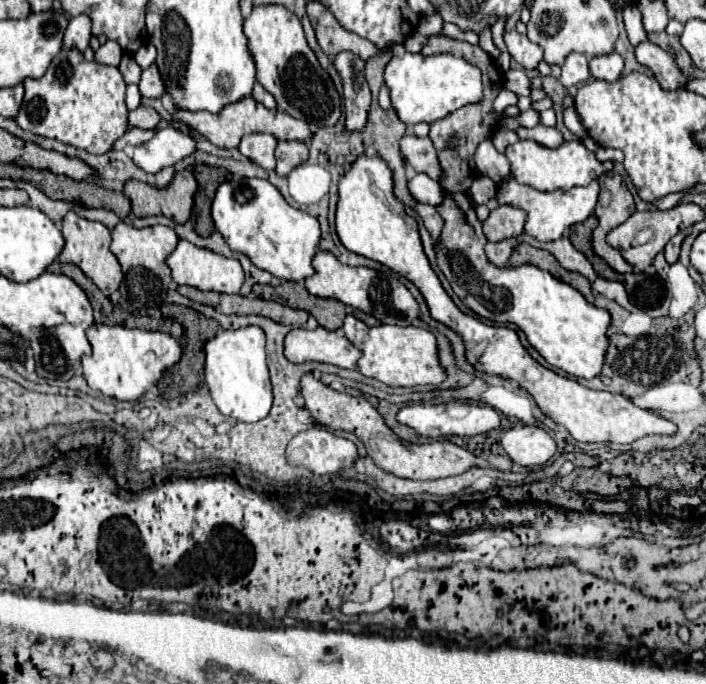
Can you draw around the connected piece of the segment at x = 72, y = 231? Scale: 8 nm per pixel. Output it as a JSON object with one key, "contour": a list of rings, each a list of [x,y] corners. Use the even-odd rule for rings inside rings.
{"contour":[[[67,212],[65,218],[63,218],[63,236],[65,236],[65,246],[63,246],[61,254],[59,254],[59,262],[77,264],[85,272],[85,276],[89,276],[99,286],[99,290],[105,296],[111,296],[119,288],[123,272],[121,272],[119,260],[109,250],[109,246],[111,246],[109,228],[105,224],[101,224],[101,222],[91,222],[87,218],[81,218],[75,212]]]}

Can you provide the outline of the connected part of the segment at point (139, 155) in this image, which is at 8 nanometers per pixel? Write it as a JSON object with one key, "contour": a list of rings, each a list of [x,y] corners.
{"contour":[[[163,128],[153,140],[131,150],[133,162],[145,172],[159,172],[195,152],[195,140],[175,128]]]}

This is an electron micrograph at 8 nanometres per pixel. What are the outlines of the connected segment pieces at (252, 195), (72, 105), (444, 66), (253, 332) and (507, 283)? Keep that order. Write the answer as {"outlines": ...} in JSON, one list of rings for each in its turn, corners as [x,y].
{"outlines":[[[[235,176],[219,184],[211,204],[211,216],[215,228],[233,252],[247,254],[255,266],[271,272],[273,276],[299,282],[315,272],[311,258],[315,256],[321,238],[319,222],[315,216],[289,206],[271,182],[263,178]]],[[[63,48],[41,78],[27,78],[25,100],[17,114],[17,124],[23,130],[45,138],[55,138],[91,154],[105,154],[127,132],[125,82],[115,66],[87,62],[77,48]]],[[[397,52],[385,66],[385,86],[389,88],[393,110],[405,124],[431,124],[451,114],[455,108],[483,98],[481,70],[465,58],[457,58],[453,54],[423,56],[413,52]]],[[[245,326],[237,330],[221,330],[205,344],[205,382],[209,386],[211,398],[221,414],[255,422],[267,416],[273,396],[269,370],[265,360],[265,332],[259,326]]],[[[463,192],[446,193],[444,200],[447,200],[451,210],[461,212],[465,228],[469,228],[469,234],[473,234],[459,236],[459,246],[449,246],[451,230],[445,226],[435,244],[437,266],[449,280],[453,292],[465,302],[465,306],[497,324],[519,326],[525,332],[529,344],[551,366],[557,366],[559,370],[573,376],[597,376],[603,368],[603,352],[607,350],[605,332],[611,320],[609,312],[589,304],[575,288],[533,264],[521,264],[517,268],[497,268],[491,264],[485,254],[488,240],[483,234],[483,223],[477,218],[469,196]]]]}

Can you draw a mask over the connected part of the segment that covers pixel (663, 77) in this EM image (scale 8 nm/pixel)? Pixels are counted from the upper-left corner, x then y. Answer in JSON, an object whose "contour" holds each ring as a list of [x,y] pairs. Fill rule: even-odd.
{"contour":[[[649,40],[637,44],[635,58],[637,58],[637,62],[641,62],[643,66],[653,70],[653,74],[663,90],[677,90],[687,84],[687,78],[681,74],[681,70],[673,62],[671,54],[665,52],[663,48],[659,48],[657,44],[653,44]]]}

